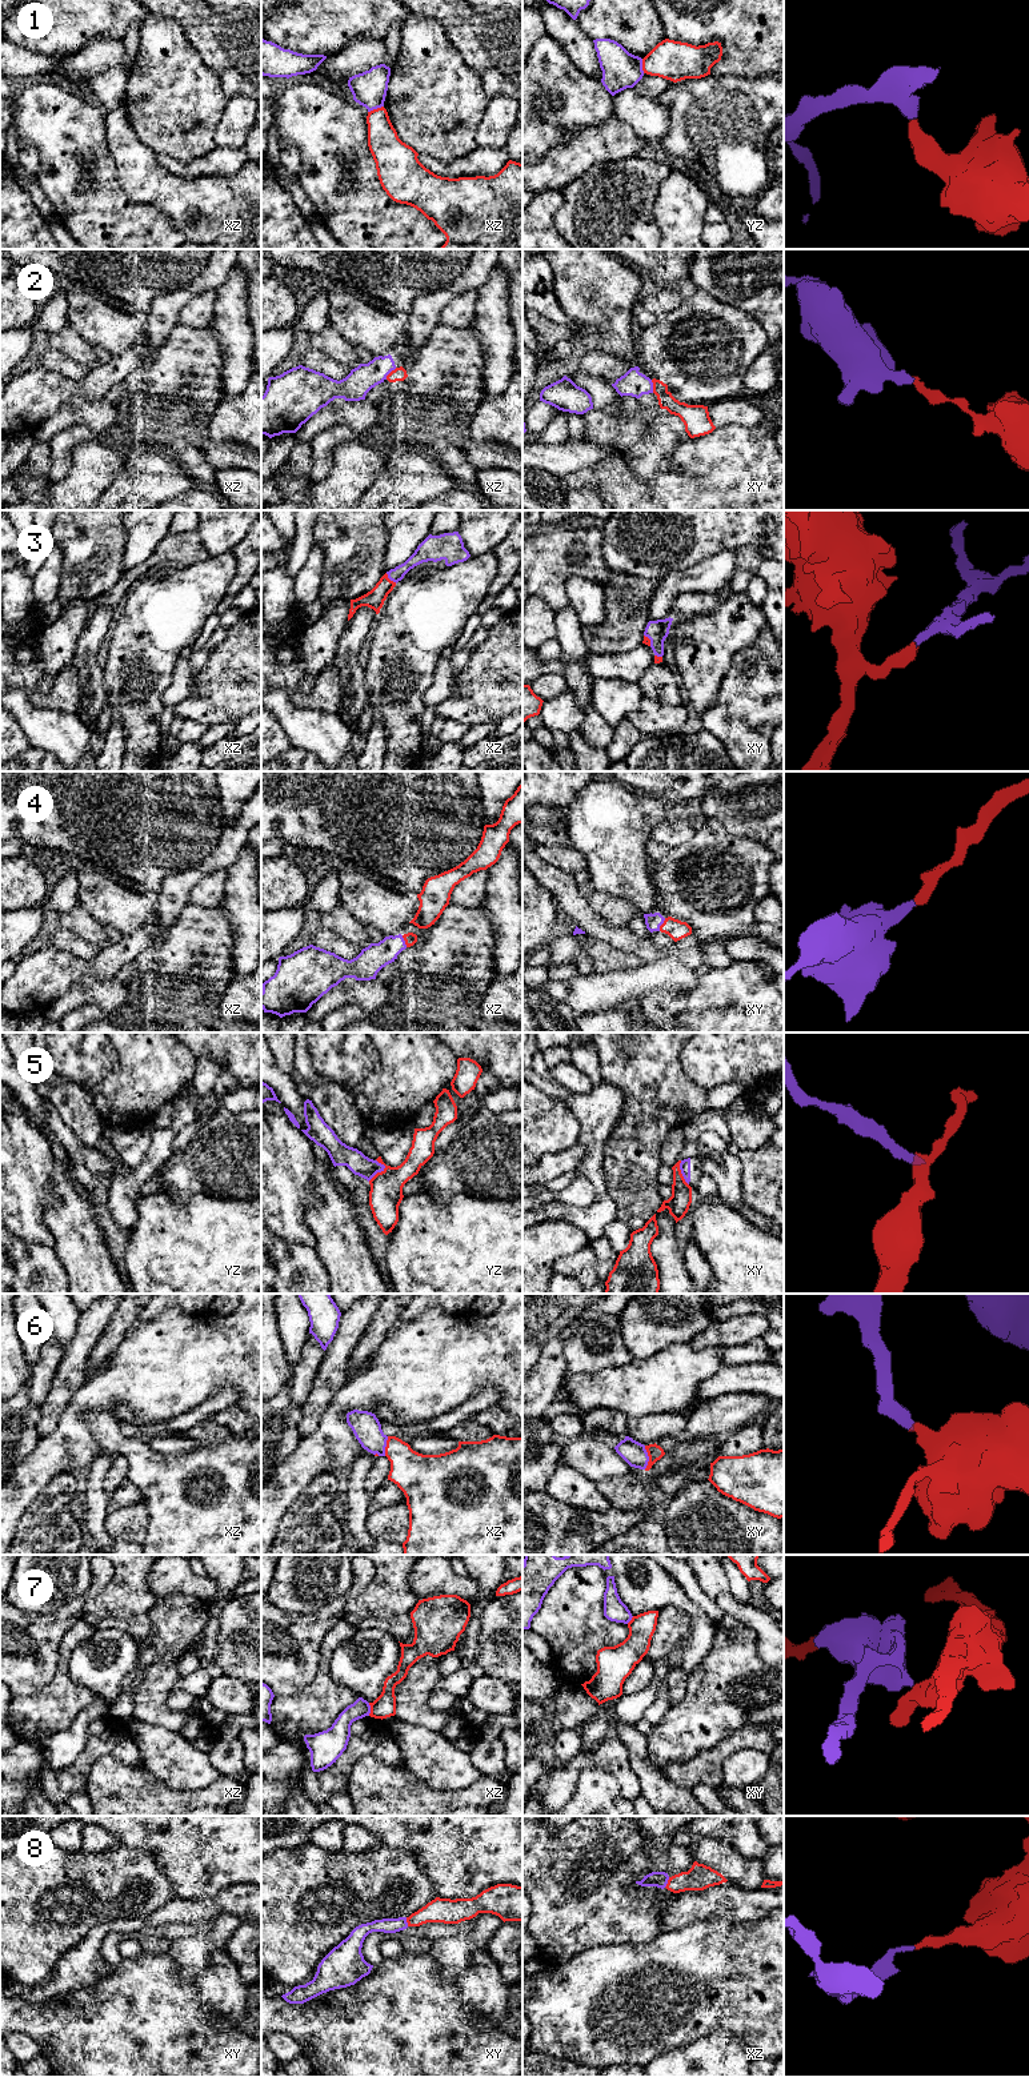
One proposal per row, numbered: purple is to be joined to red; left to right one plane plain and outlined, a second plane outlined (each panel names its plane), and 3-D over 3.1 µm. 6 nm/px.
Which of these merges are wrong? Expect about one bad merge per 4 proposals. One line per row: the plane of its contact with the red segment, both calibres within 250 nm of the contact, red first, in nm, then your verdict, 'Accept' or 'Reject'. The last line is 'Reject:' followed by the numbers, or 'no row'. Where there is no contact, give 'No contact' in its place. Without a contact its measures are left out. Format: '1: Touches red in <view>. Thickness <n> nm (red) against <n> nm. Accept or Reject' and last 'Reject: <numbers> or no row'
1: Touches red in xz. Thickness 190 nm (red) against 220 nm. Reject
2: Touches red in xz. Thickness 80 nm (red) against 160 nm. Reject
3: Touches red in xz. Thickness 120 nm (red) against 100 nm. Accept
4: Touches red in xy. Thickness 120 nm (red) against 100 nm. Accept
5: Touches red in yz. Thickness 200 nm (red) against 130 nm. Reject
6: Touches red in xy. Thickness 90 nm (red) against 140 nm. Accept
7: Touches red in xz. Thickness 140 nm (red) against 140 nm. Reject
8: Touches red in xz. Thickness 160 nm (red) against 100 nm. Accept
Reject: 1, 2, 5, 7

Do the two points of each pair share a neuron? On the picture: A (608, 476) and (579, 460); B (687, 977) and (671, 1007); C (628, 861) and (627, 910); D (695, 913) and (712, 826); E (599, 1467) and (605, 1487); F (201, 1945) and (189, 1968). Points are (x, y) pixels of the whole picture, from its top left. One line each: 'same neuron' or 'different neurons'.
A: different neurons
B: different neurons
C: different neurons
D: same neuron
E: different neurons
F: same neuron

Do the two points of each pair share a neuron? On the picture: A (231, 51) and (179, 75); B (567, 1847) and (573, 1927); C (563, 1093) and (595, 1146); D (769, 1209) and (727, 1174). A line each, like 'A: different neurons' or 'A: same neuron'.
A: different neurons
B: same neuron
C: same neuron
D: different neurons

